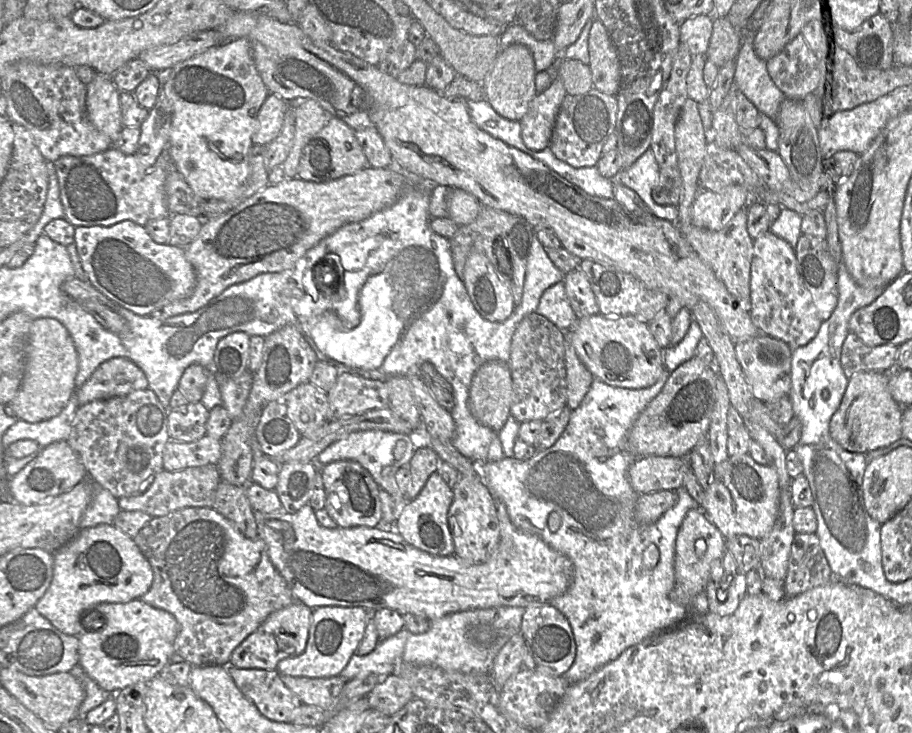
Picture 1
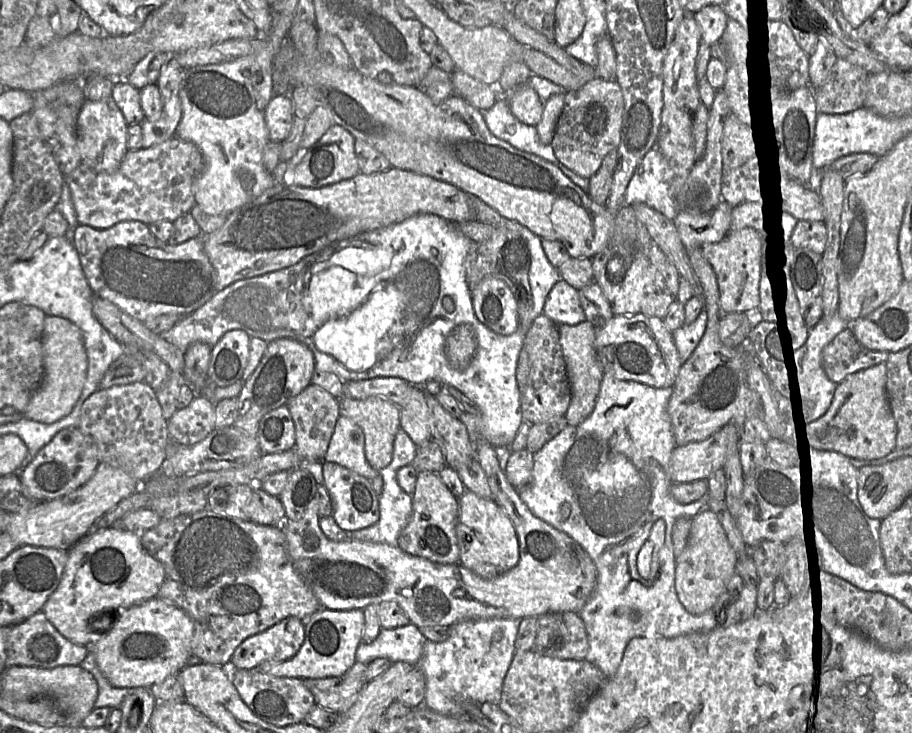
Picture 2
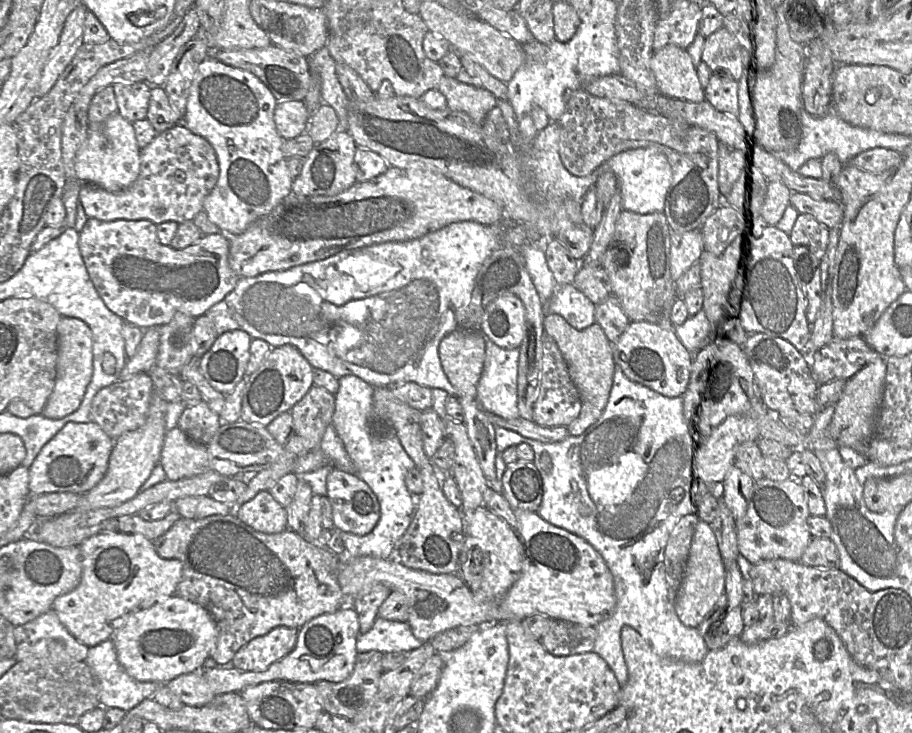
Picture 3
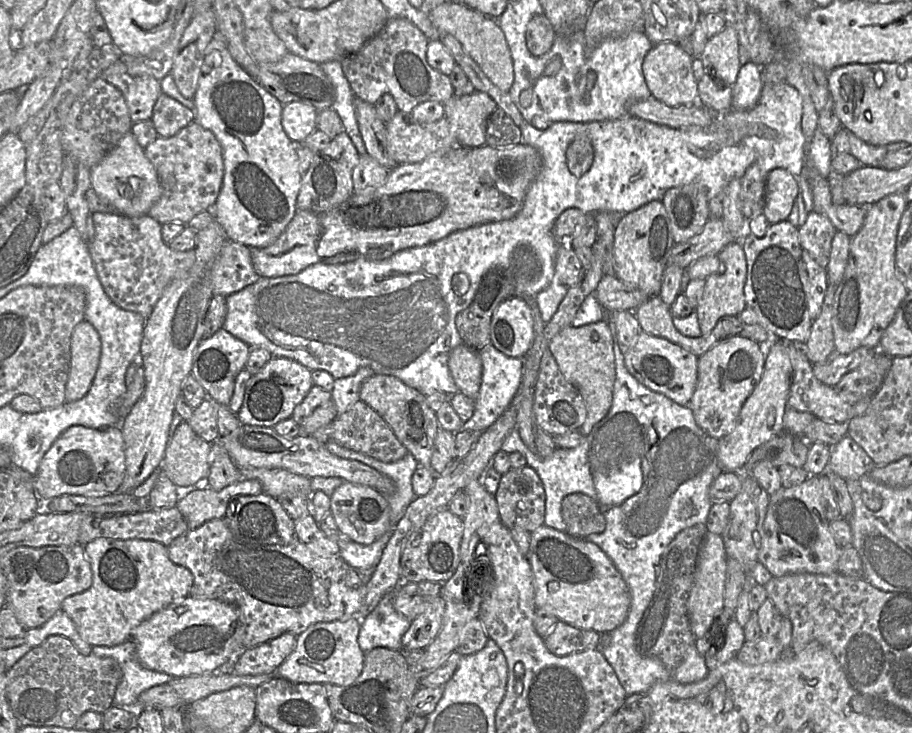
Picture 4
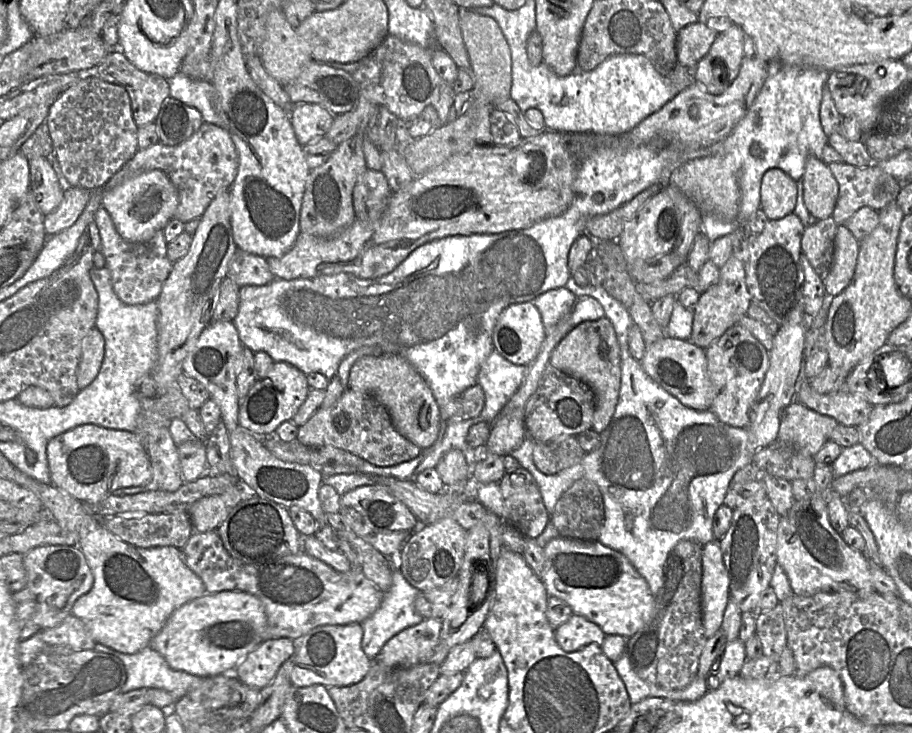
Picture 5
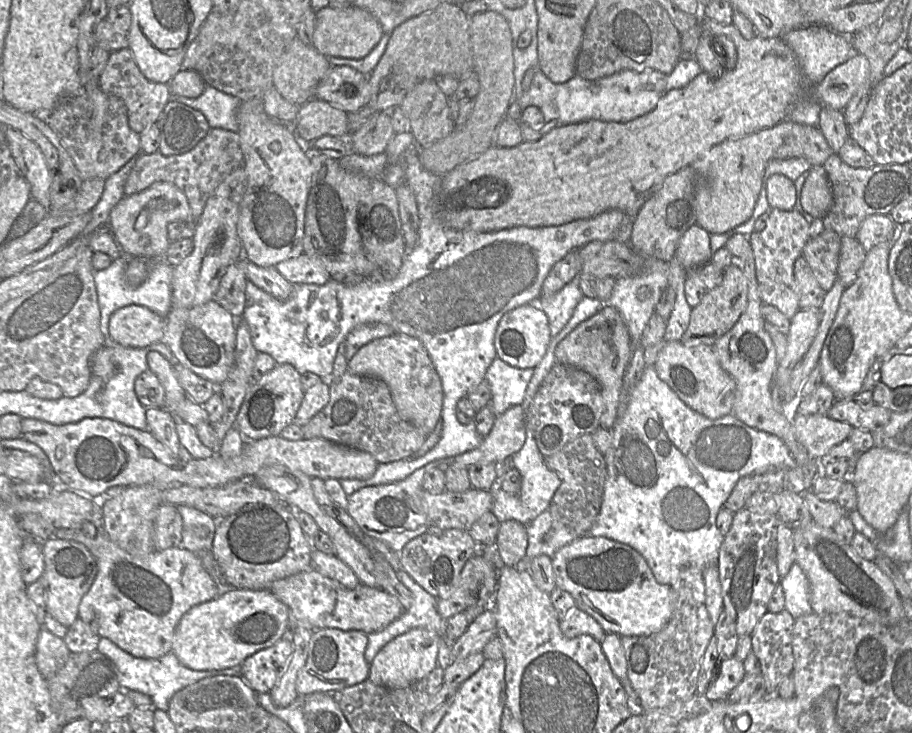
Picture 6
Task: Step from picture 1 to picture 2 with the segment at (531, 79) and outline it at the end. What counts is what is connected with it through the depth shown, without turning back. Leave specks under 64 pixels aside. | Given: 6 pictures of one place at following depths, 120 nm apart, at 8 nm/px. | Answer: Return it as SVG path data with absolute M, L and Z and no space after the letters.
M527 83L507 94L512 114L522 123L536 126L543 113L544 104L536 91Z

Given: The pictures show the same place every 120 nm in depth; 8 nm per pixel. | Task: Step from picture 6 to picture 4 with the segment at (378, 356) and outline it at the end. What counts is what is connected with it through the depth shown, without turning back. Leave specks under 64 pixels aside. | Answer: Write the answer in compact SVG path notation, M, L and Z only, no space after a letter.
M375 373L362 383L360 399L380 414L420 466L430 468L434 440L440 426L423 392L395 376Z

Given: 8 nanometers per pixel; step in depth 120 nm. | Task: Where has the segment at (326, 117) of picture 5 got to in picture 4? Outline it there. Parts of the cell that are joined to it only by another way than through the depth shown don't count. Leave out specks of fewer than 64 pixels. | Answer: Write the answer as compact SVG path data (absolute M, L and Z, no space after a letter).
M302 102L283 105L282 126L290 140L300 144L317 130L318 113L319 111L315 107Z

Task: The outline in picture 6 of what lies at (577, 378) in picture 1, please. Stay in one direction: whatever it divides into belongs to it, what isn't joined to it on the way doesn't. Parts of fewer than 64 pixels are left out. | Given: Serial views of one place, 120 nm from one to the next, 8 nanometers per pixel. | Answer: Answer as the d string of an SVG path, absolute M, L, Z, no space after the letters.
M606 305L597 314L579 324L556 347L555 357L558 364L581 369L599 382L604 400L599 428L611 429L618 418L623 376L632 352L631 338L625 321L617 309Z

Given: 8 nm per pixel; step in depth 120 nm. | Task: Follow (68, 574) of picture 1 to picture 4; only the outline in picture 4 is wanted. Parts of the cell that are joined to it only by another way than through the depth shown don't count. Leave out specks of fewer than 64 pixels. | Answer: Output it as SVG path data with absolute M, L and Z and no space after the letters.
M97 538L83 546L92 570L91 587L66 598L61 611L73 621L80 637L91 647L113 647L131 640L133 631L146 619L160 610L189 596L194 578L183 566L170 561L167 547L148 540L115 540Z

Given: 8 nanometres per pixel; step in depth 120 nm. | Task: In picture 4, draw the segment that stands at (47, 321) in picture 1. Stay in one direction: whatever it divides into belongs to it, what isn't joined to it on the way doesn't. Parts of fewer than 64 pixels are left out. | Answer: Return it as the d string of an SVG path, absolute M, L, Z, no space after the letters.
M82 321L71 337L69 377L65 389L66 403L82 399L95 378L101 356L101 339L94 326Z

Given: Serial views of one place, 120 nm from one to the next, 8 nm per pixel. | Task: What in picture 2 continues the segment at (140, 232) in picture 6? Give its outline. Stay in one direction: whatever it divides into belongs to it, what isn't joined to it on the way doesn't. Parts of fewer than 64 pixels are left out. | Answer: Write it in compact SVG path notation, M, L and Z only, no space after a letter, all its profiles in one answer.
M112 97L100 101L86 99L77 121L77 145L81 164L99 172L115 172L129 151L128 128L129 124Z

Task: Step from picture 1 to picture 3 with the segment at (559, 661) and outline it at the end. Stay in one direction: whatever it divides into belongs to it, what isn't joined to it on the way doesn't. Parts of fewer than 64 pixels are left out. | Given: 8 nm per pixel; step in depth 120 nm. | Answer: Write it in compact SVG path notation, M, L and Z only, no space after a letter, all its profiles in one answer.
M551 619L541 643L553 656L572 656L593 652L597 630L564 620Z

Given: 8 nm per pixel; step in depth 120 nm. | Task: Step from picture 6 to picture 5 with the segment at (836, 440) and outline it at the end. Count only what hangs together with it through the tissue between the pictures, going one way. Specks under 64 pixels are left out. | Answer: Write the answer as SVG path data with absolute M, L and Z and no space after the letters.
M793 401L782 413L777 440L813 457L829 441L837 425L833 418Z

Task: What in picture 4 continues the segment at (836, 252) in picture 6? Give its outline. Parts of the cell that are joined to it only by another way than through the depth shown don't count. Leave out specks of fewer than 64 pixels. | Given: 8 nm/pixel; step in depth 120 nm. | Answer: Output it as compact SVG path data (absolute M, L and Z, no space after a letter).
M811 211L805 223L798 230L800 246L808 251L822 268L826 268L836 232L835 226L828 217Z

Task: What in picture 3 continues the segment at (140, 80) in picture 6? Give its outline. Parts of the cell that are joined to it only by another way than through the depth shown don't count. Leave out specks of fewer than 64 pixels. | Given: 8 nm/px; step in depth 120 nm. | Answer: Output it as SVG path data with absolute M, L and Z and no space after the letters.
M147 82L114 84L118 113L131 123L147 119L151 87Z

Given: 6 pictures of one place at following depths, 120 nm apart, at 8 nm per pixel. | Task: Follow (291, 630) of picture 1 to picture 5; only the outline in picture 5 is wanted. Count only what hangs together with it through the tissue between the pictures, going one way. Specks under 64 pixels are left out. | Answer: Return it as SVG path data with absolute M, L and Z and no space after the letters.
M289 638L265 640L248 653L233 672L245 686L261 690L273 680L281 665L294 652L294 640Z

